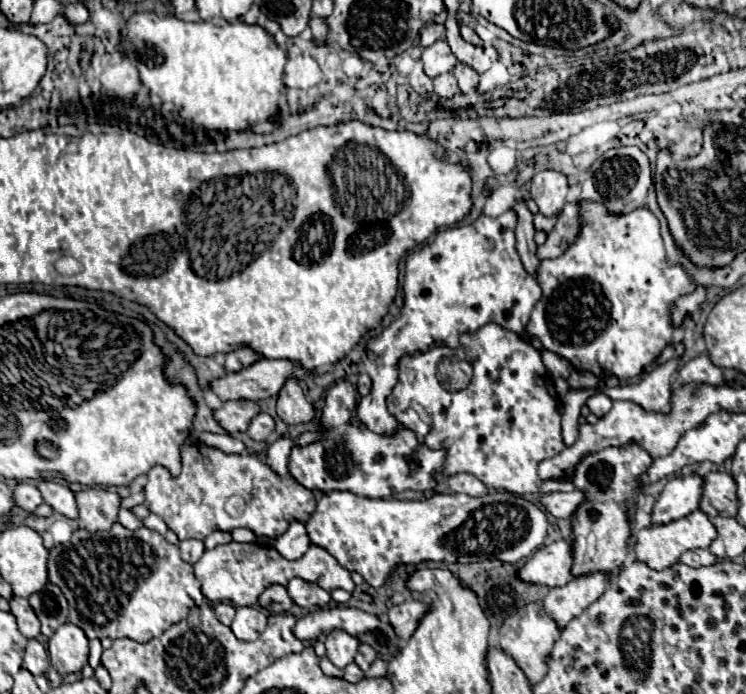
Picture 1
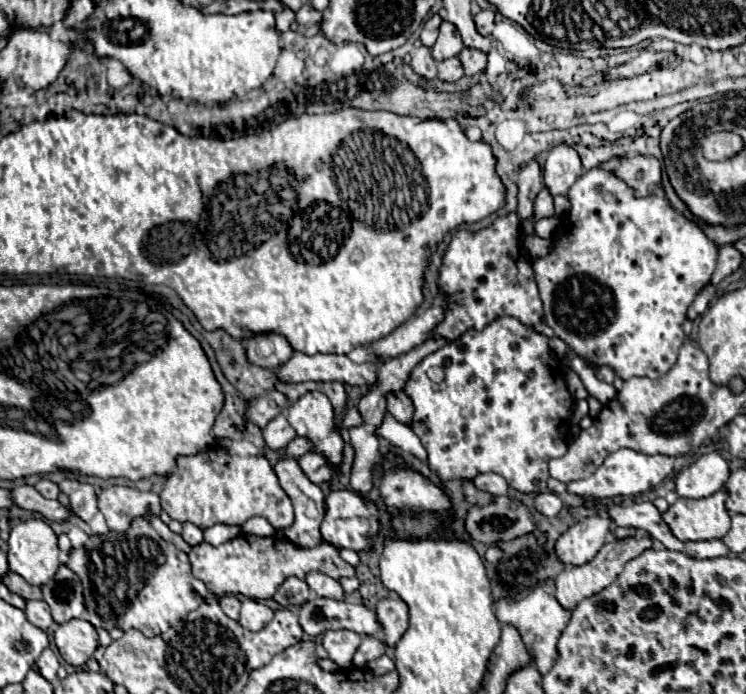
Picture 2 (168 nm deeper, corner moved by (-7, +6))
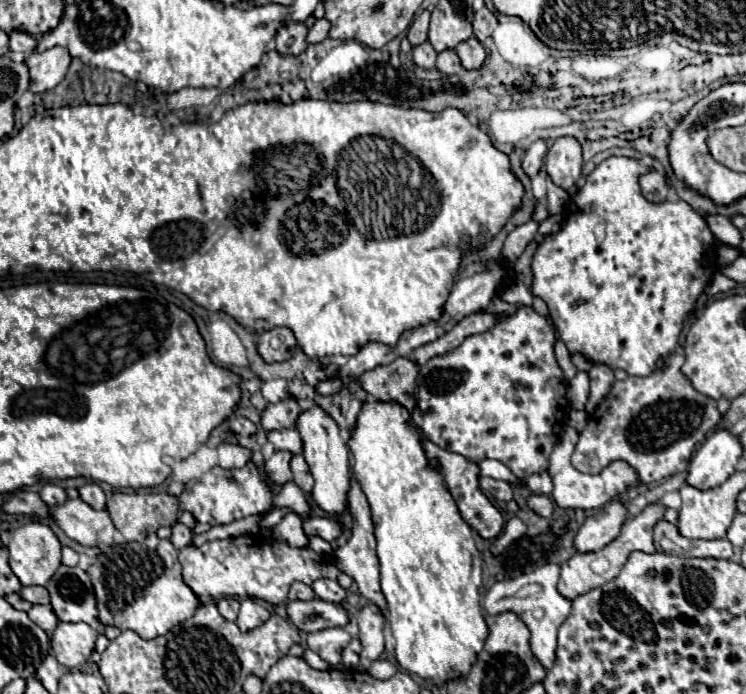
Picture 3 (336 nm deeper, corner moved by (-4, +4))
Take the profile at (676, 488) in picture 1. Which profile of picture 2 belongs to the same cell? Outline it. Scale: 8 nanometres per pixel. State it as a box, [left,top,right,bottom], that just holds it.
[676,452,730,498]

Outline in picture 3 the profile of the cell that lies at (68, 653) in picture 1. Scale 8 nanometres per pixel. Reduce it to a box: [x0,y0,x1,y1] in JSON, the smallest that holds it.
[51,622,97,668]

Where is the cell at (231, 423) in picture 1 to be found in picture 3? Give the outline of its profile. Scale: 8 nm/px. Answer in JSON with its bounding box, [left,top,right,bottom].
[261,398,301,430]

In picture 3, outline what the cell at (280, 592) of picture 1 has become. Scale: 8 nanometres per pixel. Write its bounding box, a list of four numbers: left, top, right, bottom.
[289,582,315,600]

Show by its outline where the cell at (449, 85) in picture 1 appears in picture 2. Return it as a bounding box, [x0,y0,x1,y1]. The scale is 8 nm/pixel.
[438,58,464,82]

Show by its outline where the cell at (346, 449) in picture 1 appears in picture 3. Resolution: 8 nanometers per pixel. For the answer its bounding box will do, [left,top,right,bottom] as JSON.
[291,454,313,496]

